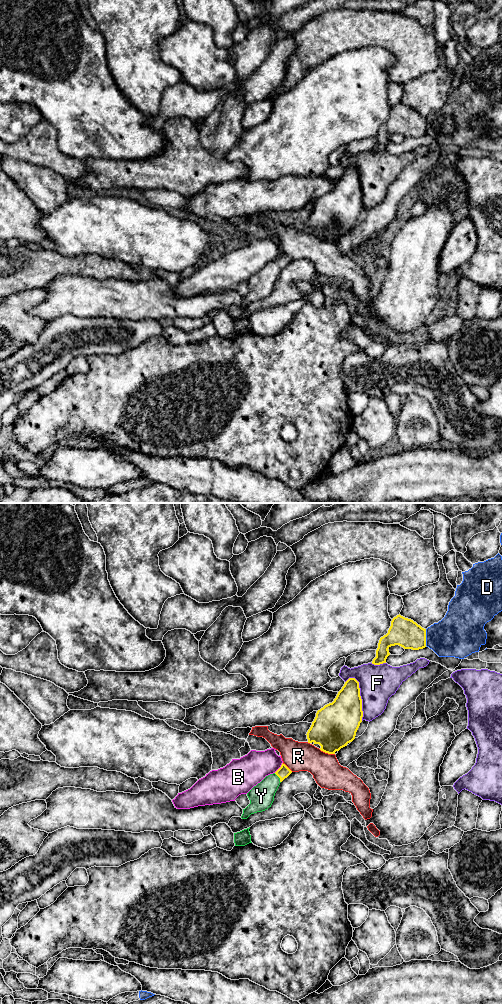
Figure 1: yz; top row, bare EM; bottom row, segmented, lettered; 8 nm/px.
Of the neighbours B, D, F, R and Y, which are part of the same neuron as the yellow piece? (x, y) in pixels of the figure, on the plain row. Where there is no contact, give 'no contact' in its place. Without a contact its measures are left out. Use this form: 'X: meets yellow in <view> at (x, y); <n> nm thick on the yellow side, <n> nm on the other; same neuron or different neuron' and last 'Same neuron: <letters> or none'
B: meets yellow in yz at (280, 255); 100 nm thick on the yellow side, 240 nm on the other; different neuron
D: meets yellow in yz at (425, 125); 220 nm thick on the yellow side, 360 nm on the other; different neuron
F: meets yellow in yz at (360, 185); 320 nm thick on the yellow side, 300 nm on the other; different neuron
R: meets yellow in yz at (327, 240); 360 nm thick on the yellow side, 240 nm on the other; different neuron
Y: meets yellow in yz at (279, 265); 100 nm thick on the yellow side, 200 nm on the other; same neuron
Same neuron: Y

